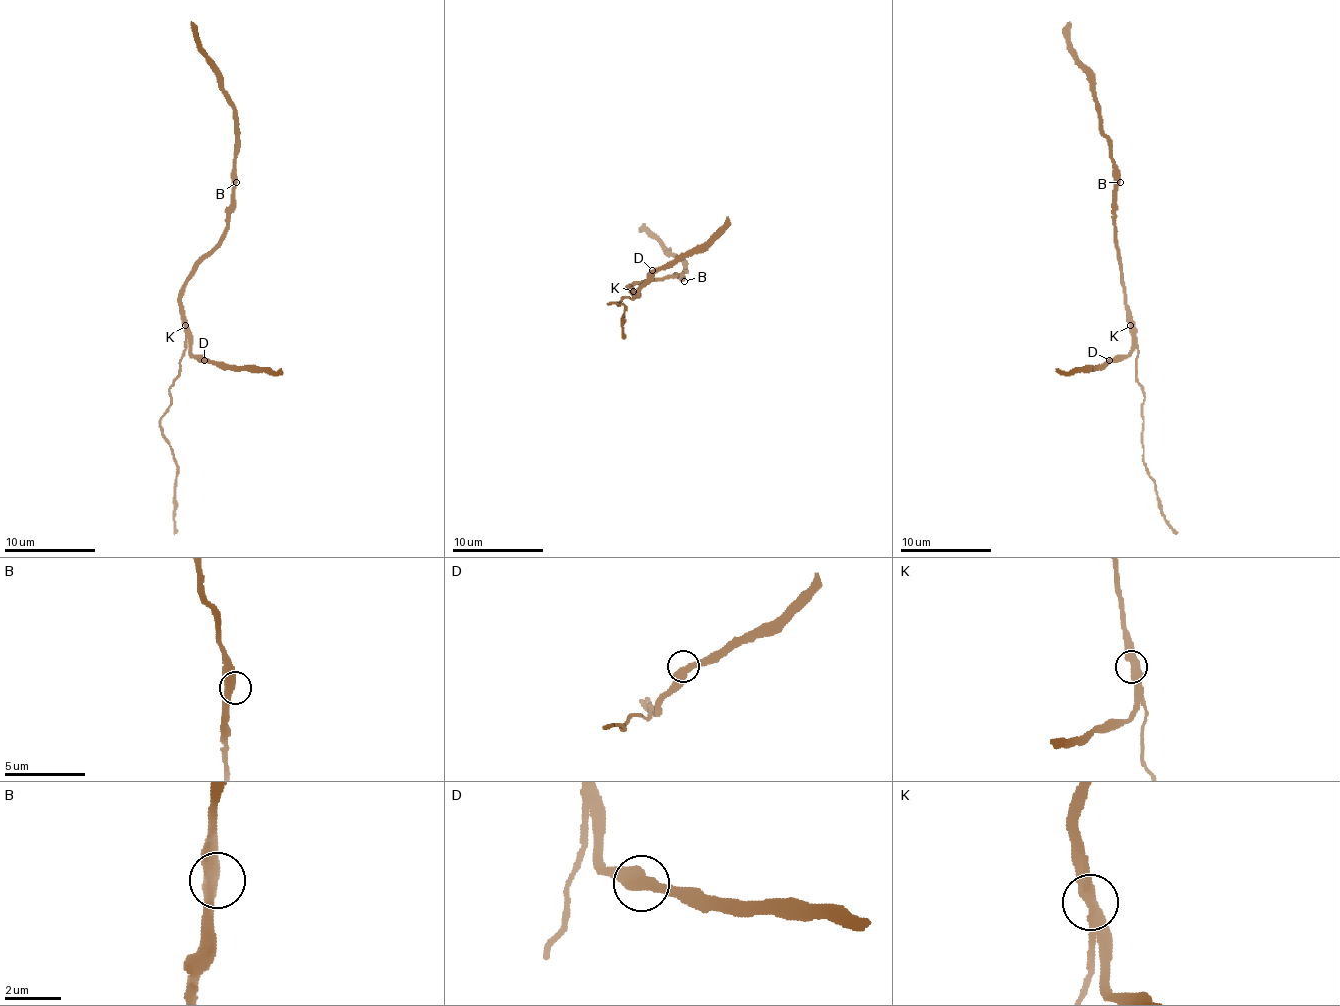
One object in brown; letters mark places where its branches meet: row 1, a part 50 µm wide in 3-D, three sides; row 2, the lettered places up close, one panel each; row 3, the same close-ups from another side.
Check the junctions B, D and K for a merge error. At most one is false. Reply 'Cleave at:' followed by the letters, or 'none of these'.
Cleave at: none of these

